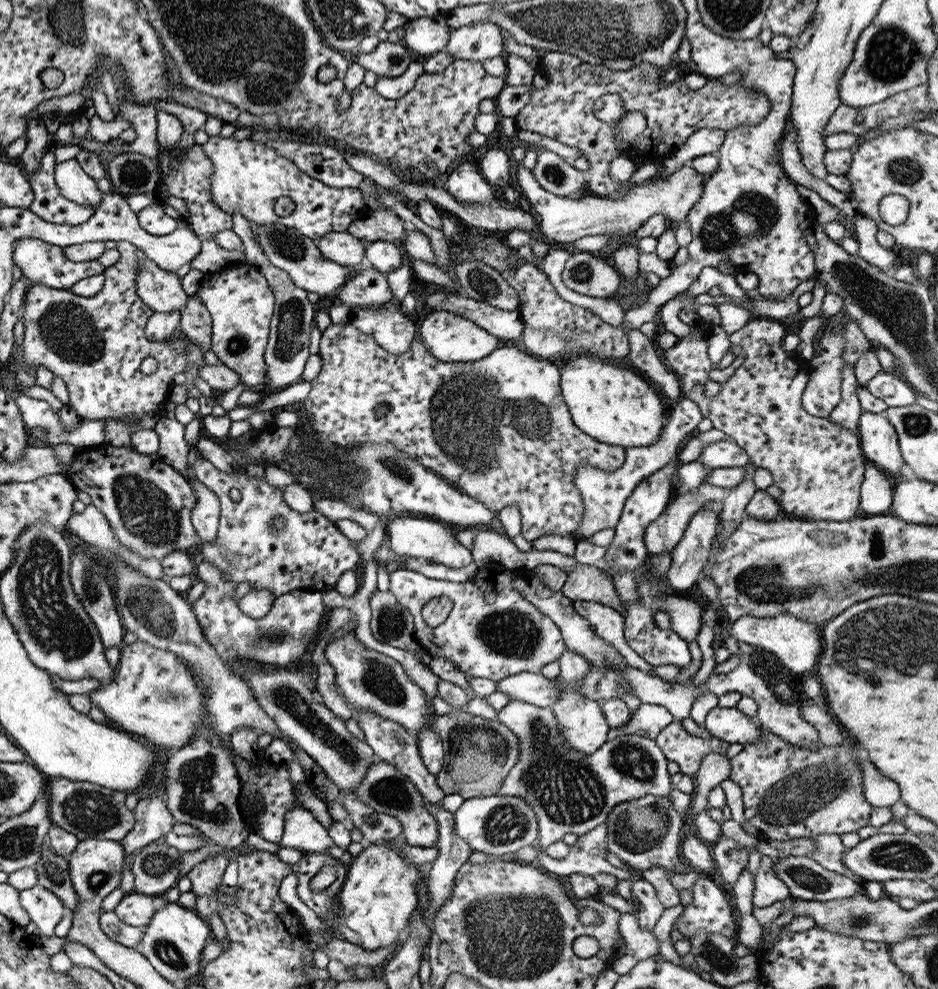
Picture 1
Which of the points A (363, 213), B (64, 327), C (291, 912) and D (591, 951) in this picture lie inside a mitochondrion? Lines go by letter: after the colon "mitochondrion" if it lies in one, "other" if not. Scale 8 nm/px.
A: other
B: mitochondrion
C: other
D: other

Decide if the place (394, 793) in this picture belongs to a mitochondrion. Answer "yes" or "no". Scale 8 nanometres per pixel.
yes

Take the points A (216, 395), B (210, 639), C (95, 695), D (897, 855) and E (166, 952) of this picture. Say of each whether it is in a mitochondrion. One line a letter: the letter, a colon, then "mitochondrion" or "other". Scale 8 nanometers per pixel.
A: other
B: other
C: other
D: mitochondrion
E: mitochondrion

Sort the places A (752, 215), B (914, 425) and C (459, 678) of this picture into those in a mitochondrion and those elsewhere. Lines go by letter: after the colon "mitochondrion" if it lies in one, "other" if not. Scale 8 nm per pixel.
A: mitochondrion
B: mitochondrion
C: other

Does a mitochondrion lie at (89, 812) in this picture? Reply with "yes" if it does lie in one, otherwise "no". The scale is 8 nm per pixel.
yes

